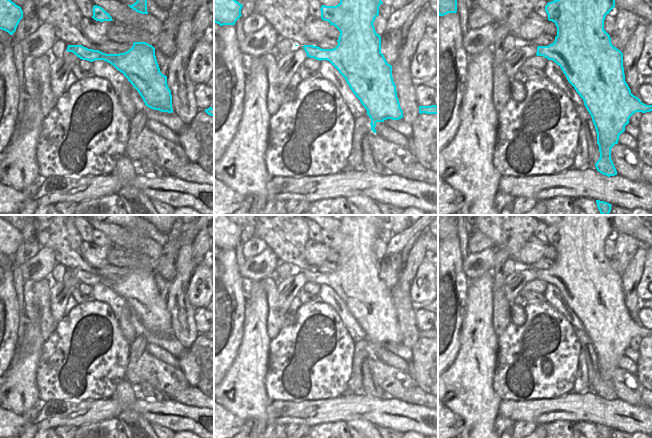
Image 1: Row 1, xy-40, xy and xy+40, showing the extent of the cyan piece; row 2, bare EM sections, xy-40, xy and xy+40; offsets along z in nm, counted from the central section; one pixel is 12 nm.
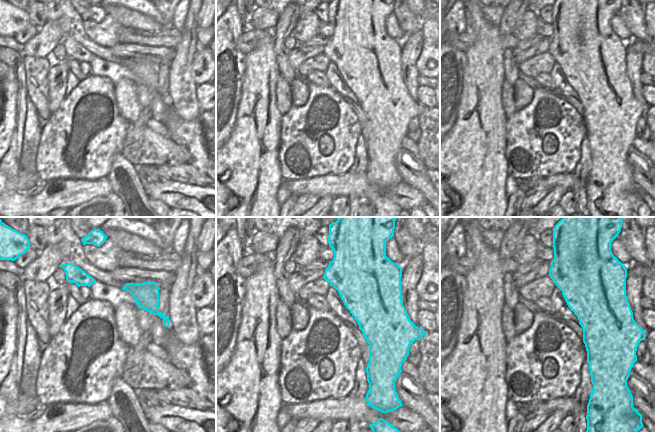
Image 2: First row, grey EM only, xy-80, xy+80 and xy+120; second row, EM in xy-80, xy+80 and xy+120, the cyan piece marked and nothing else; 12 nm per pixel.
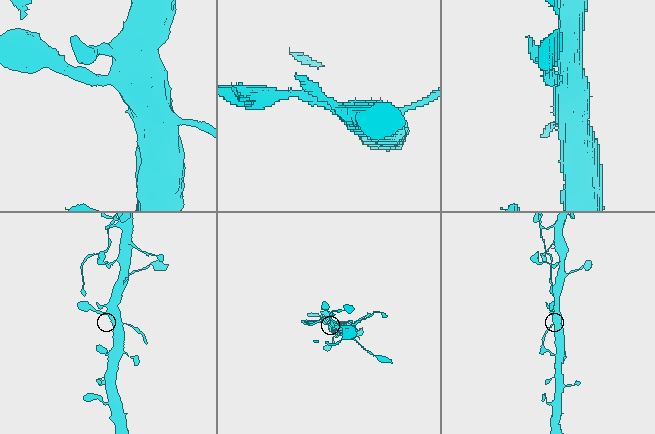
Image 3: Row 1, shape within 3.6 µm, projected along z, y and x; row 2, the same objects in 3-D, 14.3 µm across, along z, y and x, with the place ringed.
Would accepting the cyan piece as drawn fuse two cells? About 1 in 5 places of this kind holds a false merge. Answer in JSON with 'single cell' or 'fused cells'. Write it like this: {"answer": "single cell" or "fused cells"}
{"answer": "single cell"}

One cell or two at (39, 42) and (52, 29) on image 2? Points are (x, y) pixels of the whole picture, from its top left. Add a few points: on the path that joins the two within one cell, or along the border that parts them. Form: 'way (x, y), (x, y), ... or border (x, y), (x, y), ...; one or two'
way (42, 39), (49, 32); one

